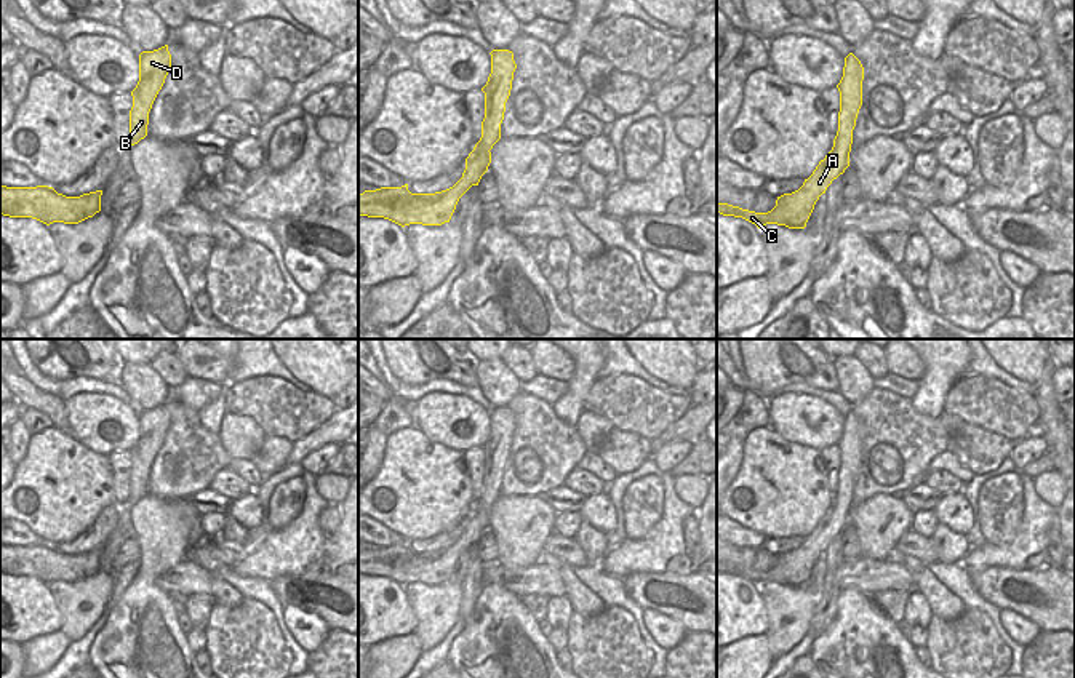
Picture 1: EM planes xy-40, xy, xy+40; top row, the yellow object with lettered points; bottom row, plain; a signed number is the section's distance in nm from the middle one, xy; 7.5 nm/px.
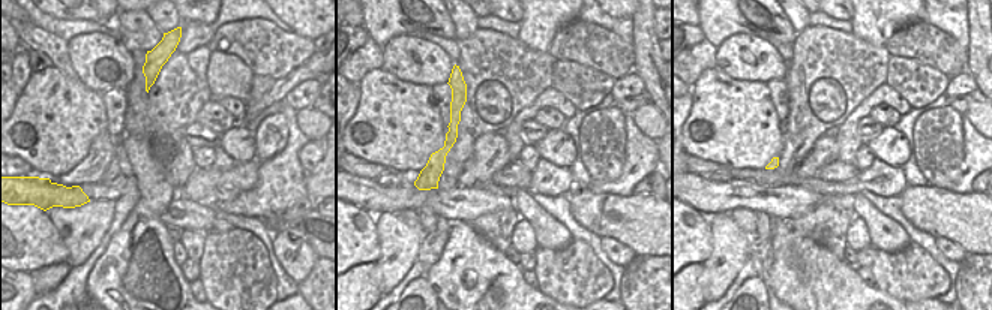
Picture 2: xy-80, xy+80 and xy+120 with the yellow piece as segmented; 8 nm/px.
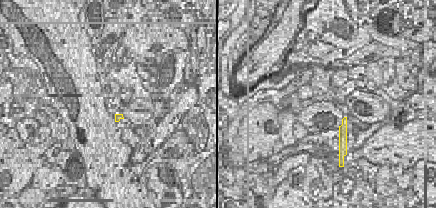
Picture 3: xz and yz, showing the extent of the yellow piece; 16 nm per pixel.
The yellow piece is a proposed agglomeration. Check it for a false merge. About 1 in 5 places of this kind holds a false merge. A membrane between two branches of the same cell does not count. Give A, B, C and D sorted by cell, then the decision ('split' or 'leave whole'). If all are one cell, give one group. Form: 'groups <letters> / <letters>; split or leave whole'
groups A B C D; leave whole

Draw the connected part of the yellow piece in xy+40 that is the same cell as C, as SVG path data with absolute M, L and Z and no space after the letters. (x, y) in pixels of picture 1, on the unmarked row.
M849 411L845 416L843 435L837 443L840 449L840 470L833 505L798 548L777 555L776 564L768 571L755 571L718 560L717 571L742 576L758 587L766 582L805 587L819 555L825 552L832 539L843 532L849 524L853 488L862 464L862 438L864 425L861 419Z

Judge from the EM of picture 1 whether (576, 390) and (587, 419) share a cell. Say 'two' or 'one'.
two

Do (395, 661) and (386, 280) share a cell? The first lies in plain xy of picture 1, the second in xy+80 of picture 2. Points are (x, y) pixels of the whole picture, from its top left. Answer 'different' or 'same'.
different

